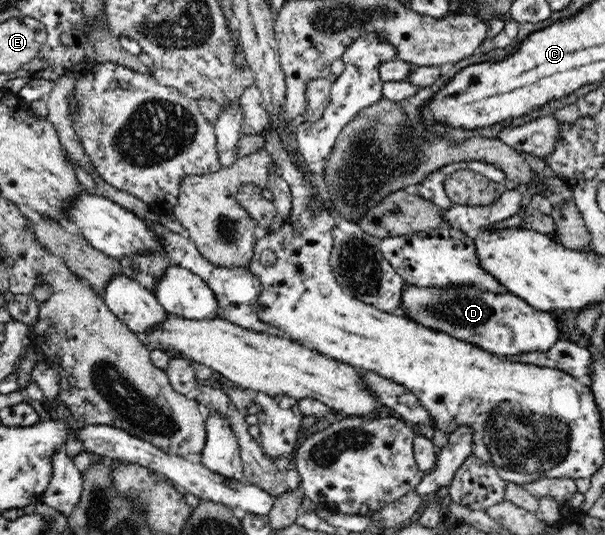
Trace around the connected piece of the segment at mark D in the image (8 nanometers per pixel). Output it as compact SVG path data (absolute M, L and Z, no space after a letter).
M408 285L401 292L401 308L397 313L426 328L449 334L498 356L536 350L546 352L559 342L555 315L532 308L523 298L510 292L496 294L482 291L476 285L450 285L446 288Z

